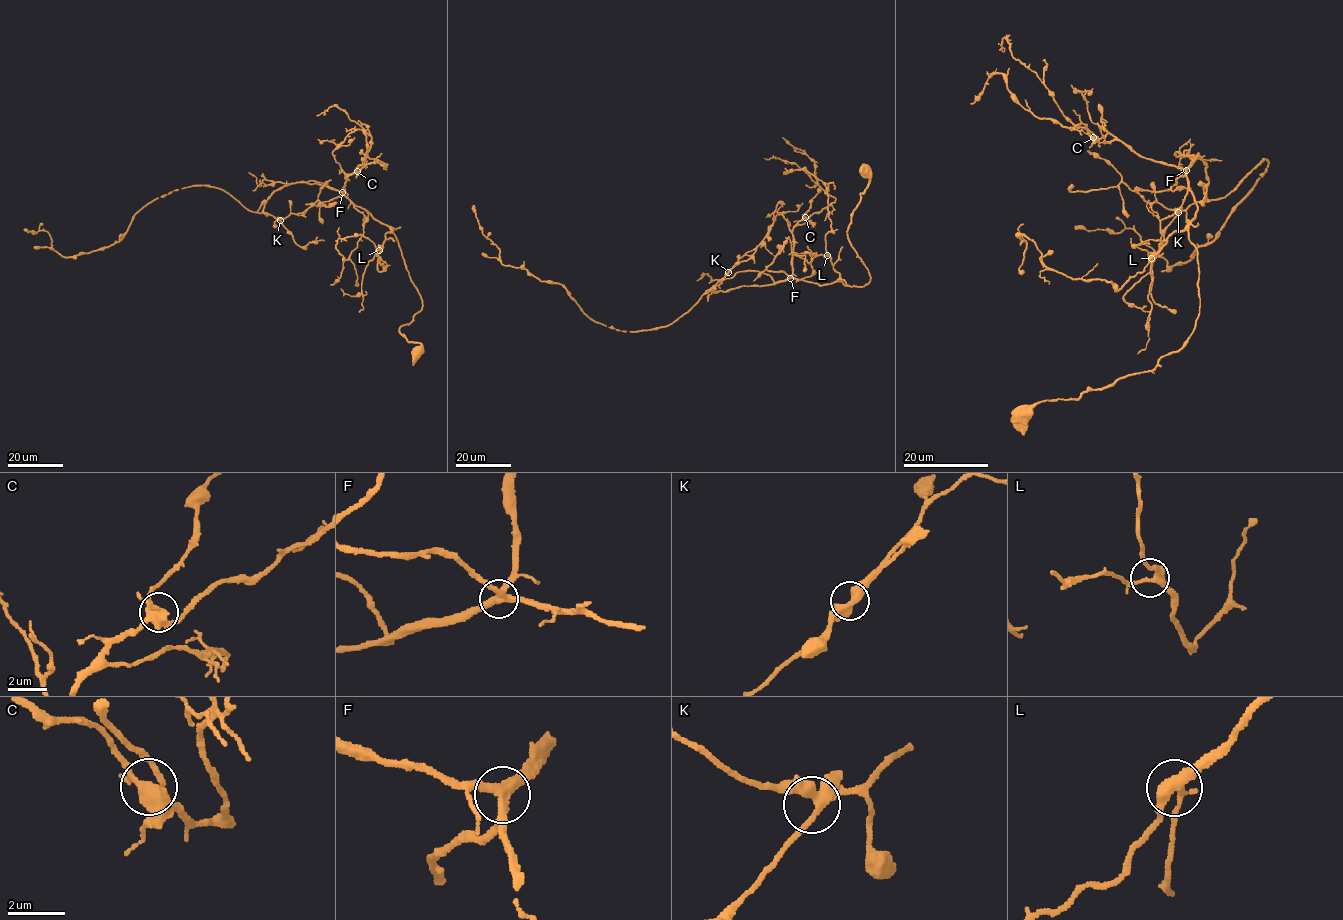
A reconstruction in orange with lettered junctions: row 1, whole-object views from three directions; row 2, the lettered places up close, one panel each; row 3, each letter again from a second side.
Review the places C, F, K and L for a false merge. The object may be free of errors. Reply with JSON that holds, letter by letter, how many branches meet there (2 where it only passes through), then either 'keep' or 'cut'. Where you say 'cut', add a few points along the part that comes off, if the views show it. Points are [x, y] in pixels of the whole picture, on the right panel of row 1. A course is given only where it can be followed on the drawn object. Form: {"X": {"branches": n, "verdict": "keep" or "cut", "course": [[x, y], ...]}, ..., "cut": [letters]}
{"C": {"branches": 5, "verdict": "keep"}, "F": {"branches": 4, "verdict": "keep"}, "K": {"branches": 4, "verdict": "keep"}, "L": {"branches": 3, "verdict": "keep"}, "cut": []}

